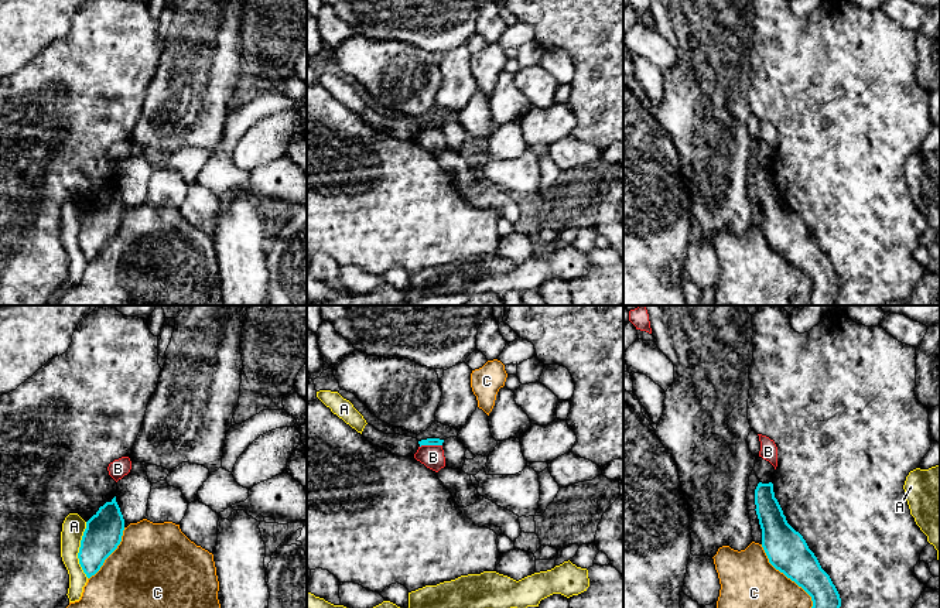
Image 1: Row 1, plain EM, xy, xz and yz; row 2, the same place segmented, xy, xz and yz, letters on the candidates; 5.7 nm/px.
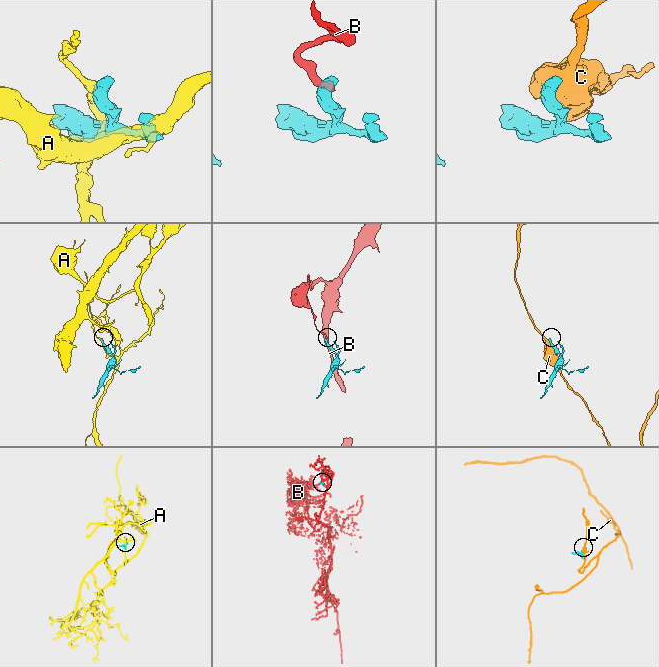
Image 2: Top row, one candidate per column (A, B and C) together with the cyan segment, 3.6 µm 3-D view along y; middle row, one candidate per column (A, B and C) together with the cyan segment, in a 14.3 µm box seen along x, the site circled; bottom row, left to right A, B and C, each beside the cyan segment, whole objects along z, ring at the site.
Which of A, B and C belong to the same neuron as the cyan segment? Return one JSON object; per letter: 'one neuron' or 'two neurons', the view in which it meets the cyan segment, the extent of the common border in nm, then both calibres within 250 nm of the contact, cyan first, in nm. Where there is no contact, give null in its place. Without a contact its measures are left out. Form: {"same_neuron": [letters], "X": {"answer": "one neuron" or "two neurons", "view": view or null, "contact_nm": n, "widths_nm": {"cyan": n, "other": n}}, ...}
{"same_neuron": [], "A": {"answer": "two neurons", "view": "xy", "contact_nm": 320, "widths_nm": {"cyan": 220, "other": 130}}, "B": {"answer": "two neurons", "view": "xz", "contact_nm": 130, "widths_nm": {"cyan": 50, "other": 130}}, "C": {"answer": "two neurons", "view": "yz", "contact_nm": 550, "widths_nm": {"cyan": 240, "other": 480}}}

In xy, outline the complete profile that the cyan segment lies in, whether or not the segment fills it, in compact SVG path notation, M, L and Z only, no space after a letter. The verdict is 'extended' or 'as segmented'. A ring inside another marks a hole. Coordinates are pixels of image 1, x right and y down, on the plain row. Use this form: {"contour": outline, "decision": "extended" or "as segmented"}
{"contour": "M114 180L86 205L78 242L88 262L95 259L105 243L117 232L123 214L124 202Z", "decision": "as segmented"}

